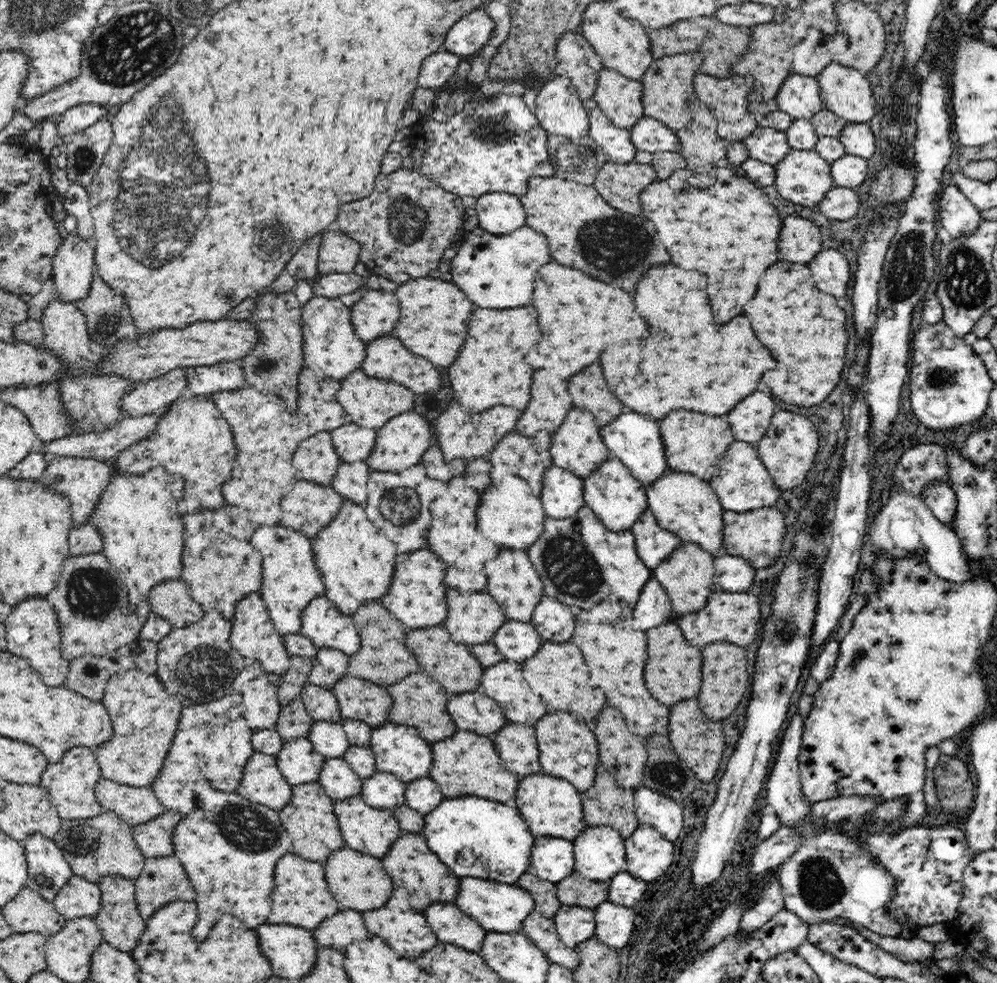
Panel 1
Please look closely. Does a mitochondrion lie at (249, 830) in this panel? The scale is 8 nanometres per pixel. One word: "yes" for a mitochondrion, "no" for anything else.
yes

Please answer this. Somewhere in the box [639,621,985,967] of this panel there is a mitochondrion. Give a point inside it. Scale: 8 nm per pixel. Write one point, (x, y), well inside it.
(821, 886)

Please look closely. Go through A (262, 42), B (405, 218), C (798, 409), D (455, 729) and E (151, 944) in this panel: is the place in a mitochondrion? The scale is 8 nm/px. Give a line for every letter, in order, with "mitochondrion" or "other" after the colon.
A: other
B: mitochondrion
C: other
D: other
E: other

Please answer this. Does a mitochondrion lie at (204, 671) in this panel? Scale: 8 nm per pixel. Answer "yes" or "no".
yes

